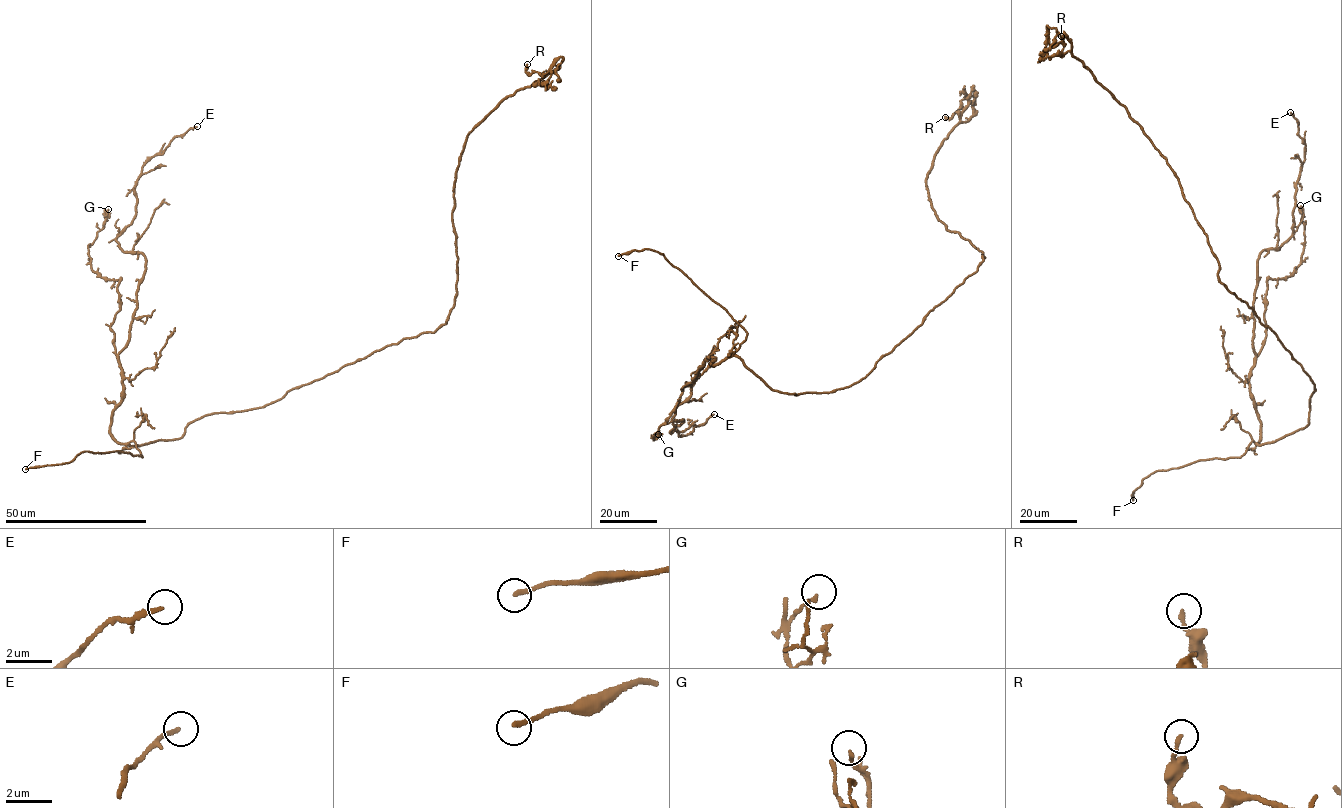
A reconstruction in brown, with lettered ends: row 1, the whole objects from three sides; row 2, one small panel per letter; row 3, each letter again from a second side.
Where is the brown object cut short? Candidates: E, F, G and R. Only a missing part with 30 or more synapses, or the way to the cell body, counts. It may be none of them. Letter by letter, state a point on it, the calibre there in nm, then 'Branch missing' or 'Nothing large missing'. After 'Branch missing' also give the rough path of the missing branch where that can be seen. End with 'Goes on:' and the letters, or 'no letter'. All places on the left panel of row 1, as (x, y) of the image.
E: Place: (197, 126). Thickness 170 nm. Nothing large missing
F: Place: (25, 469). Thickness 200 nm. Branch missing
G: Place: (108, 209). Thickness 90 nm. Nothing large missing
R: Place: (527, 64). Thickness 180 nm. Nothing large missing
Goes on: F

